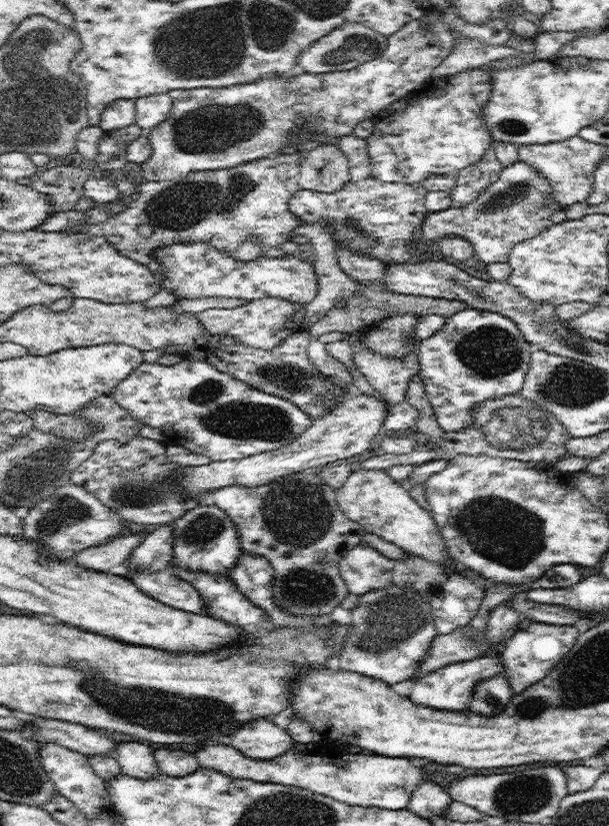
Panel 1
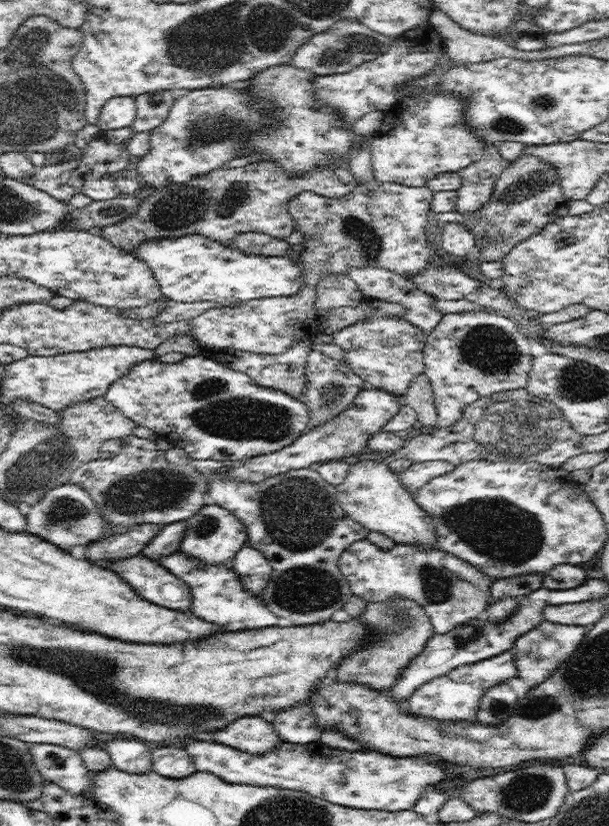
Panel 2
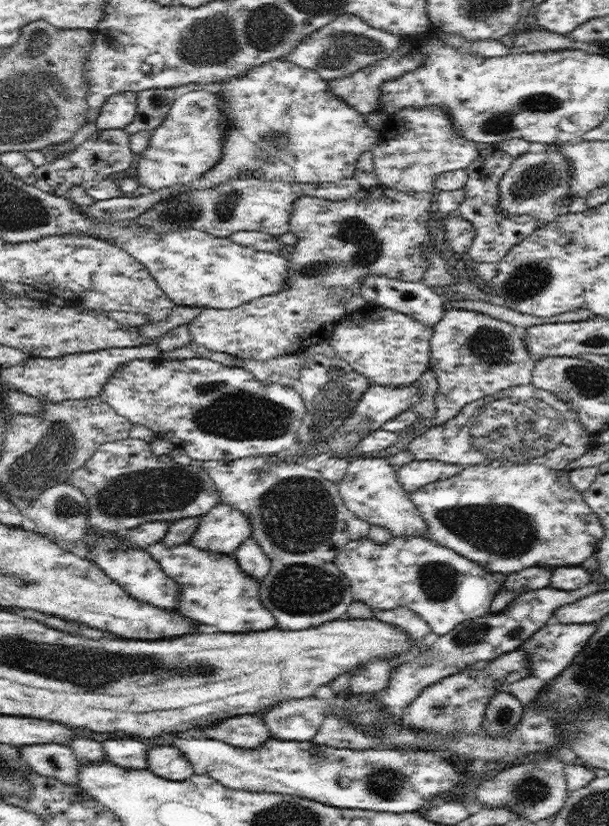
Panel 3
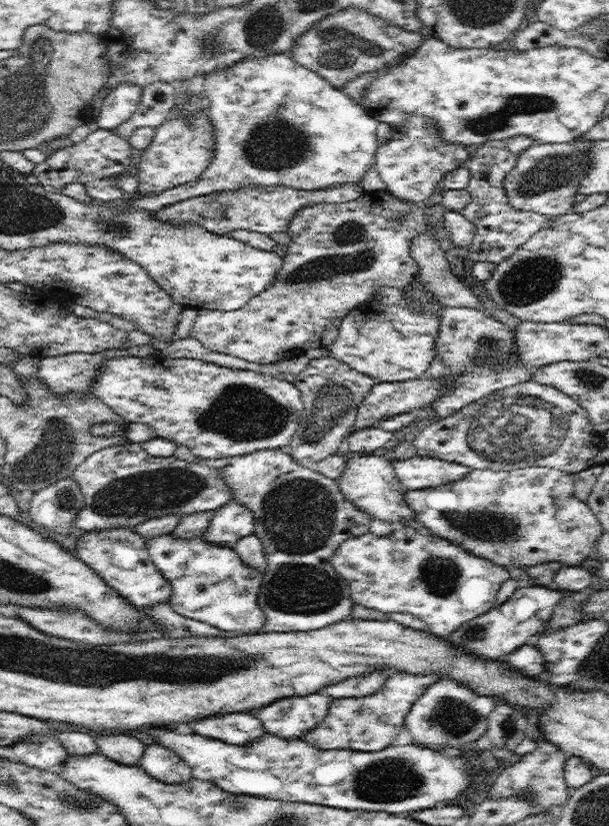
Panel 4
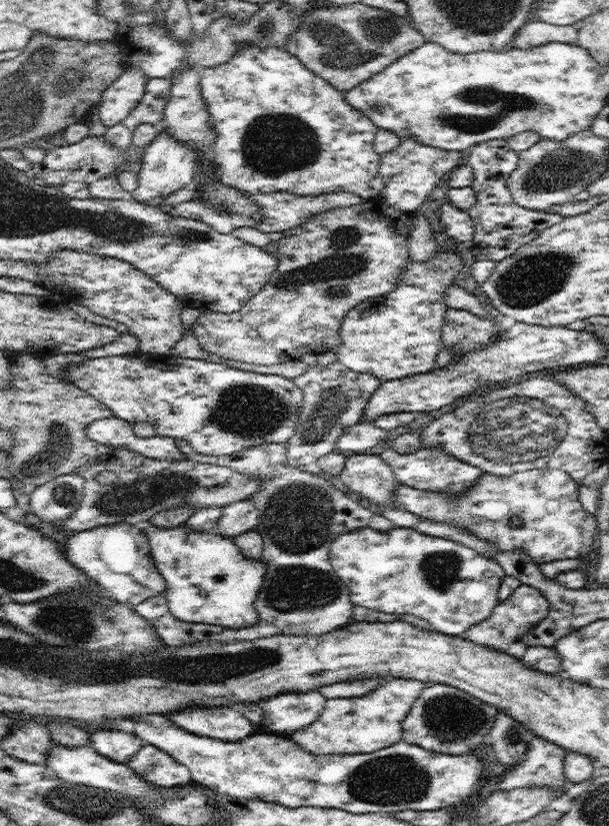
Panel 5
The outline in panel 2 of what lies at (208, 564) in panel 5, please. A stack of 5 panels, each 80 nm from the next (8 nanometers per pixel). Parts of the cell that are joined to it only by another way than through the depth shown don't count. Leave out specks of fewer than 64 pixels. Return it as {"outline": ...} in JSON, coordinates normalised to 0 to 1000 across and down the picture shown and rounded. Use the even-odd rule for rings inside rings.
{"outline":[[[292,666],[264,676],[264,684],[286,697],[299,701],[310,711],[314,719],[312,740],[338,753],[356,755],[363,763],[374,765],[417,764],[443,758],[461,758],[465,752],[440,737],[427,720],[411,717],[392,701],[392,695],[378,685],[340,685],[319,674],[302,672]]]}

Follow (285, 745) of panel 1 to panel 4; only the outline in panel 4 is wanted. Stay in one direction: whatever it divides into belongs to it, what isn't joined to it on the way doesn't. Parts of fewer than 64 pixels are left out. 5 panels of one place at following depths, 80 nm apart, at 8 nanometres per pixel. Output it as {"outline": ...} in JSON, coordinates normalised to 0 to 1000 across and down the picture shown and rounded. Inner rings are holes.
{"outline":[[[383,862],[335,868],[323,873],[312,873],[310,880],[328,891],[394,903],[422,897],[437,889],[430,873],[412,862]]]}

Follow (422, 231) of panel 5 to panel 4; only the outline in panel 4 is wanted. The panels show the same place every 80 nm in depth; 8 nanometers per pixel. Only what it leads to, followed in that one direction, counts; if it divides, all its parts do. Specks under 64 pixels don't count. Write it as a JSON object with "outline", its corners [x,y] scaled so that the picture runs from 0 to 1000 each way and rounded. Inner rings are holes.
{"outline":[[[701,278],[677,289],[675,311],[690,324],[690,340],[716,357],[727,372],[765,372],[796,377],[787,358],[752,339],[744,332],[736,316],[729,312],[731,303],[709,282]]]}

